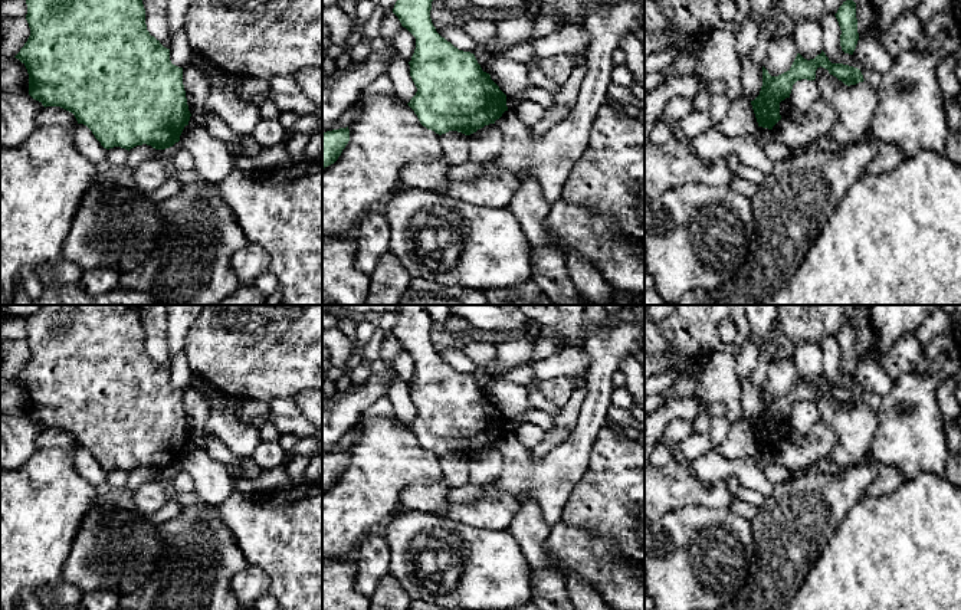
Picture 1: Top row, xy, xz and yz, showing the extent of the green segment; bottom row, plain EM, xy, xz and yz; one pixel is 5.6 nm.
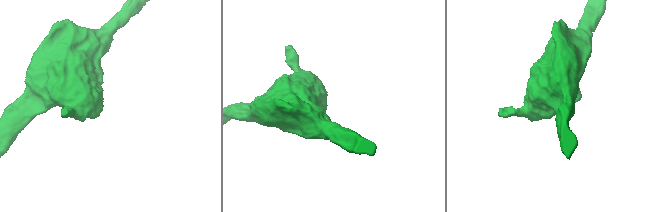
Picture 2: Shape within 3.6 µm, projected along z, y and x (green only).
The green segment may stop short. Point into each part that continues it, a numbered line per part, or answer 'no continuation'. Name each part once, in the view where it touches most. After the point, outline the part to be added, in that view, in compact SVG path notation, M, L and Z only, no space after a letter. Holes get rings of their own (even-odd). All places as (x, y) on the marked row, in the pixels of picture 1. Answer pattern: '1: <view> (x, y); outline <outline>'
no continuation

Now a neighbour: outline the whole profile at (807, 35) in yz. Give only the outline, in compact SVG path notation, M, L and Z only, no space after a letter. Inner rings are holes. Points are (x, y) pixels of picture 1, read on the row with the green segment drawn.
M801 20L797 23L793 30L793 39L797 52L807 60L820 55L824 46L823 29L819 22L814 20Z

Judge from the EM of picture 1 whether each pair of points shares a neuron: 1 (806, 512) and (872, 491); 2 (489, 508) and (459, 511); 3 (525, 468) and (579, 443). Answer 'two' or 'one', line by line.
1: two
2: one
3: one

